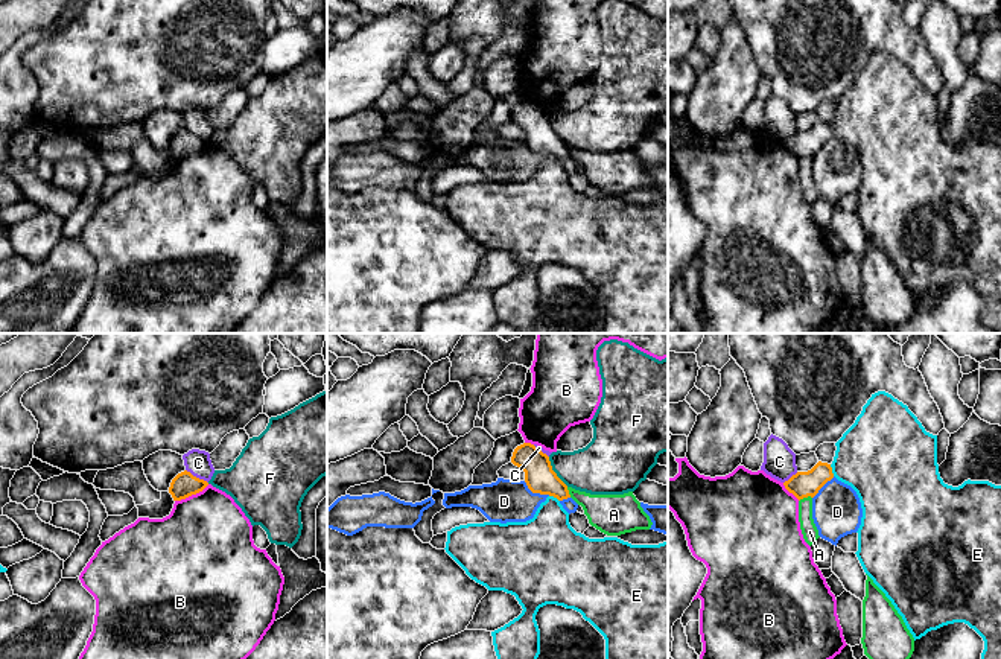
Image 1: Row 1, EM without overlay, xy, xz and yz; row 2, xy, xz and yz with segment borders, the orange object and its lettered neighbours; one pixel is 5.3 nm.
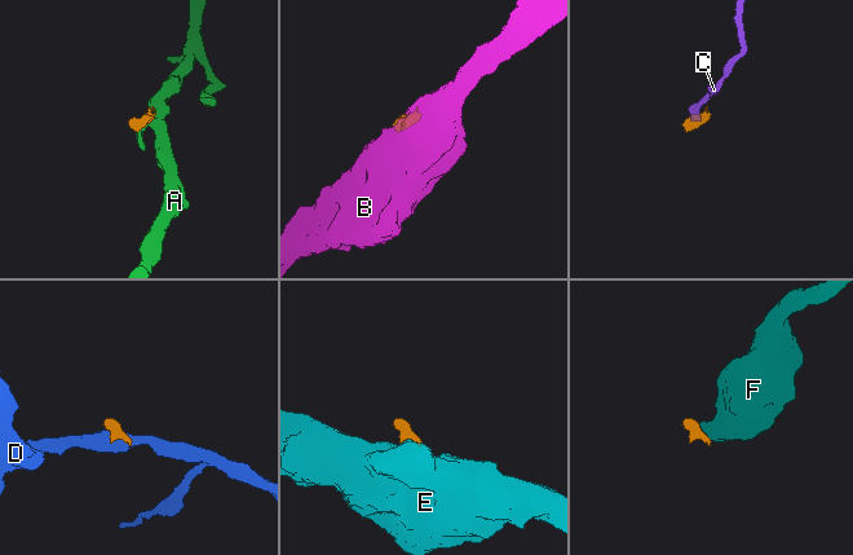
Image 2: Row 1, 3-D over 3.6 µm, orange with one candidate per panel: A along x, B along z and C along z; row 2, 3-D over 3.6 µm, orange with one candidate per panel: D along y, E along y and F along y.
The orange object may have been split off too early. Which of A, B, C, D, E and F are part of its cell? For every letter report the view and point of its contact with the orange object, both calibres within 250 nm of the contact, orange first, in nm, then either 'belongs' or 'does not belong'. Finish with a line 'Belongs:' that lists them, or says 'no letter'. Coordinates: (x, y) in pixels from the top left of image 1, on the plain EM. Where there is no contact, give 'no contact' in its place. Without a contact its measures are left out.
A: yz (805, 155) | 140/90 nm | does not belong
B: xy (192, 152) | 140/460 nm | does not belong
C: xy (195, 136) | 140/140 nm | does not belong
D: xz (536, 151) | 160/220 nm | does not belong
E: yz (831, 130) | 140/400 nm | does not belong
F: xz (554, 131) | 160/280 nm | does not belong
Belongs: no letter

